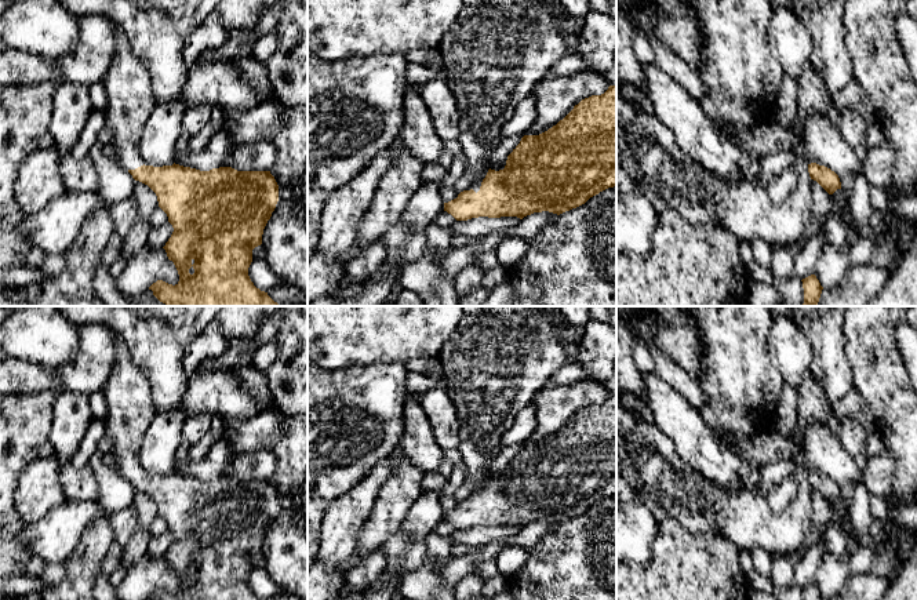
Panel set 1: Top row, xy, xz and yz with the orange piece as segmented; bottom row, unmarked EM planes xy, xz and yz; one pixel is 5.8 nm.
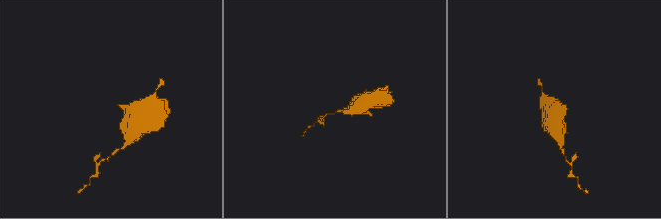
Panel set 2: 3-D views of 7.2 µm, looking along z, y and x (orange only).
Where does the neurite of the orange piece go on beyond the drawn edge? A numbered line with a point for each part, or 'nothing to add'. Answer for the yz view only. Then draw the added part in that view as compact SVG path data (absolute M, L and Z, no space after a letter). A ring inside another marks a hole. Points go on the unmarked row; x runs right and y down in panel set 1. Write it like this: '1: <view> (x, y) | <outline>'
nothing to add

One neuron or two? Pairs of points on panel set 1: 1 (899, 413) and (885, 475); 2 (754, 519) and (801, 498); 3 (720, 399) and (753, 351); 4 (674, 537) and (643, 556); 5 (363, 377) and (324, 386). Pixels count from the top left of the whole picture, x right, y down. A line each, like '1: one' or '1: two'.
1: two
2: one
3: one
4: two
5: one

